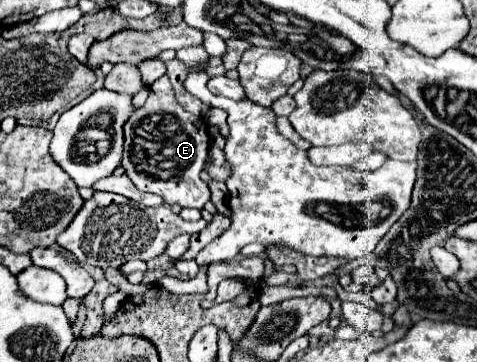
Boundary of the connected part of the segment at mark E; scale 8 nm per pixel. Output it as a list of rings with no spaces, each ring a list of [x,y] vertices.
[[[166,75],[150,85],[150,95],[144,107],[124,125],[124,139],[122,167],[138,189],[160,195],[168,205],[204,207],[210,199],[210,189],[200,179],[200,171],[208,157],[208,125],[202,117],[186,113],[178,105]]]

